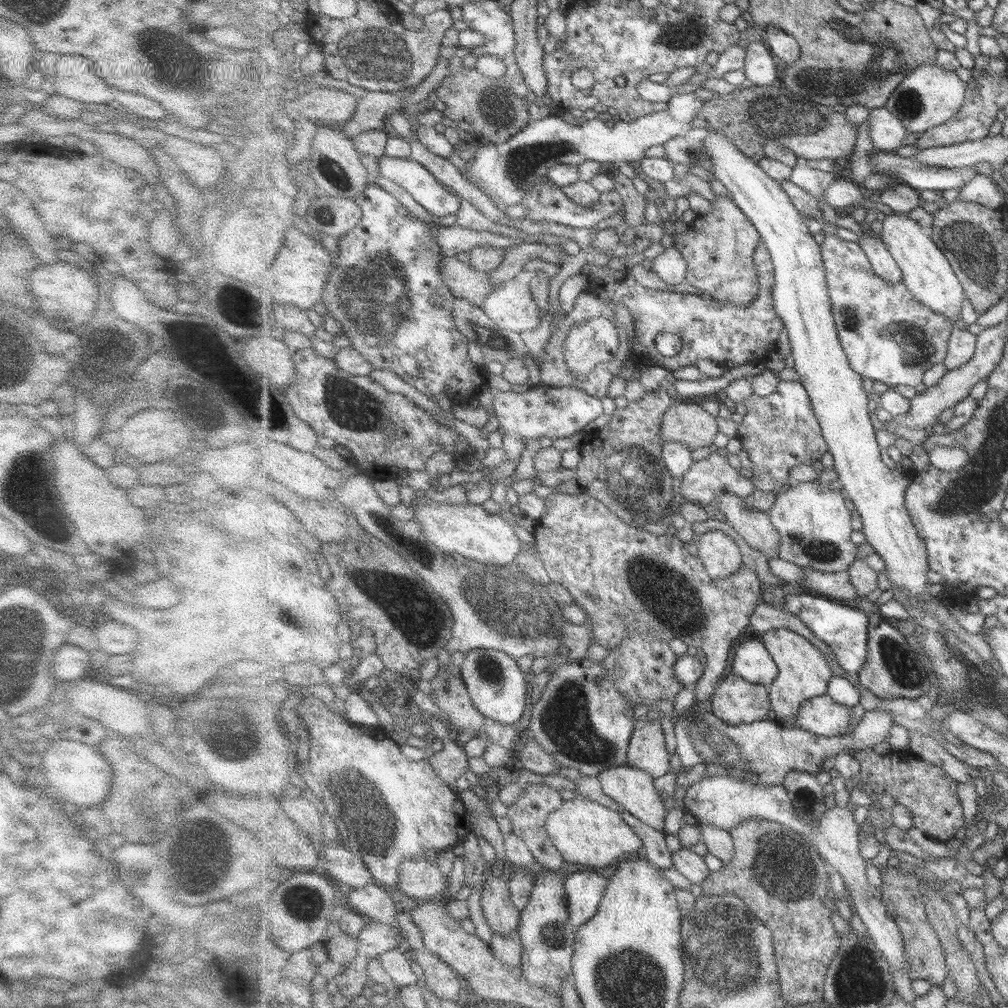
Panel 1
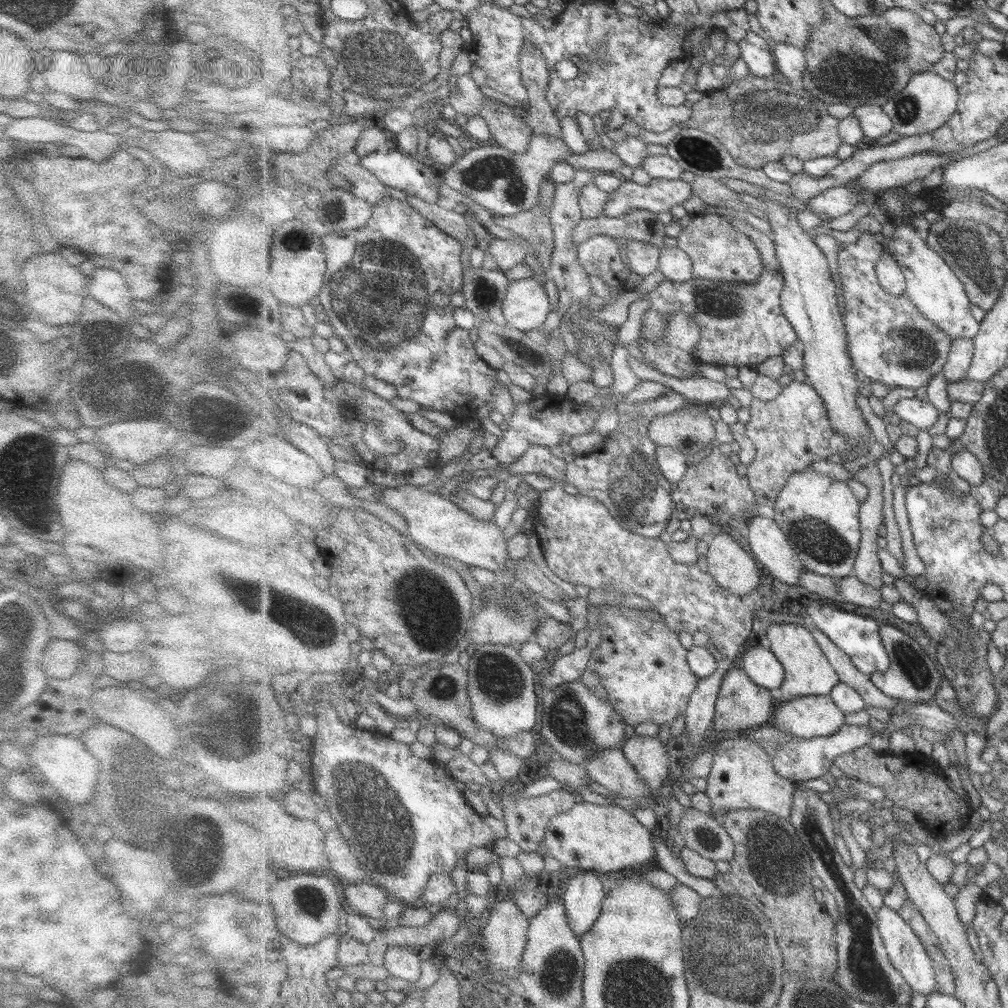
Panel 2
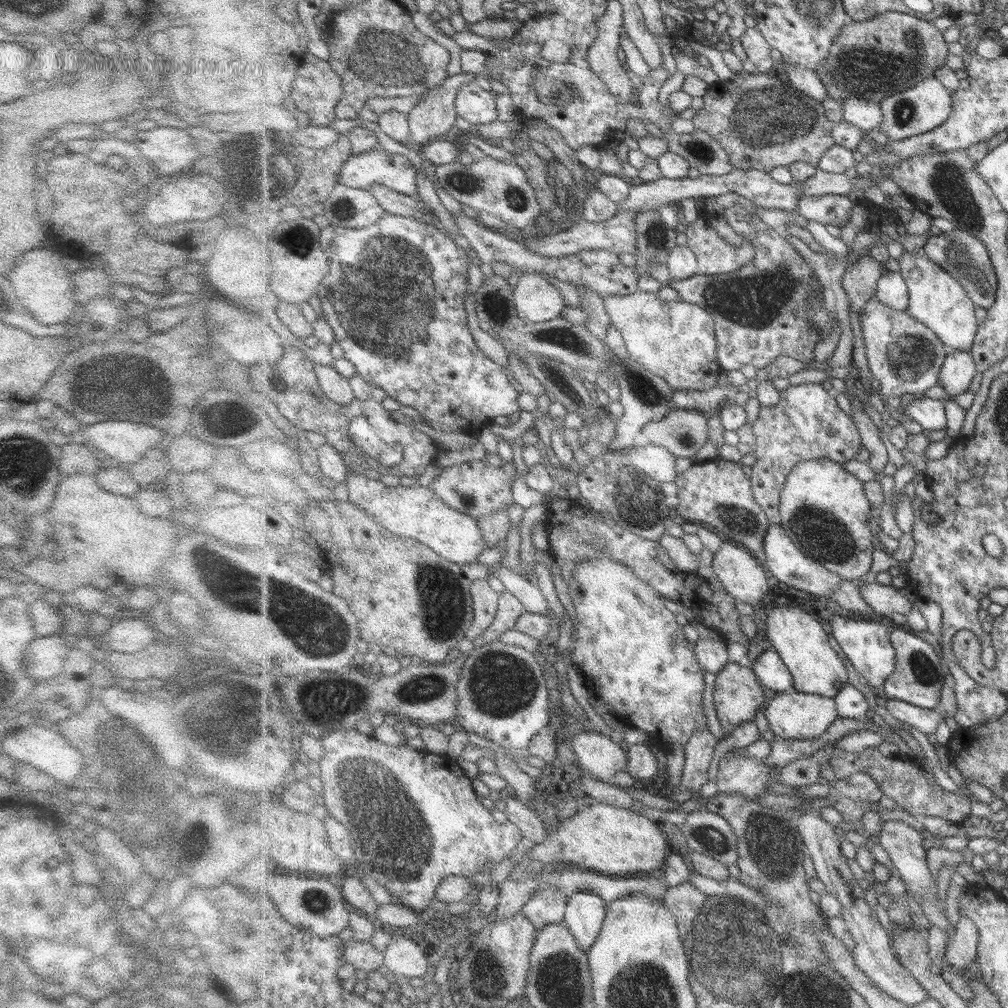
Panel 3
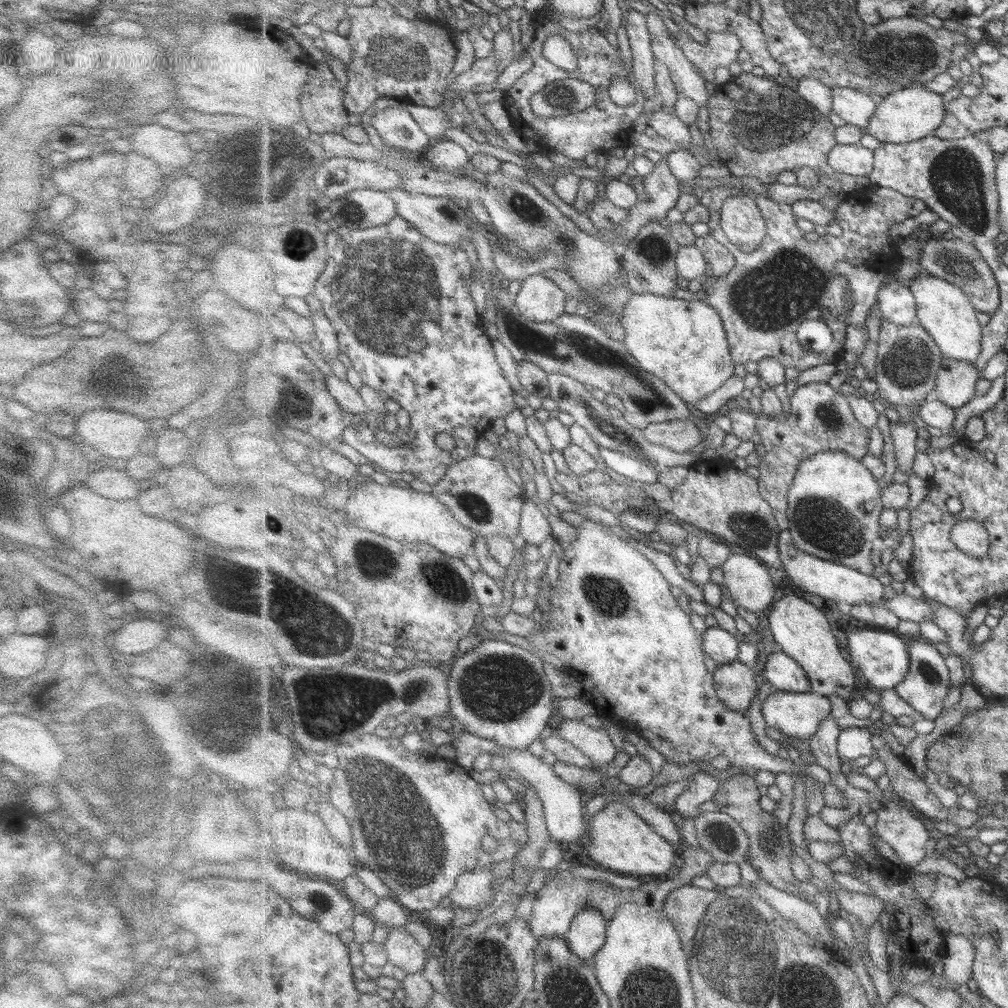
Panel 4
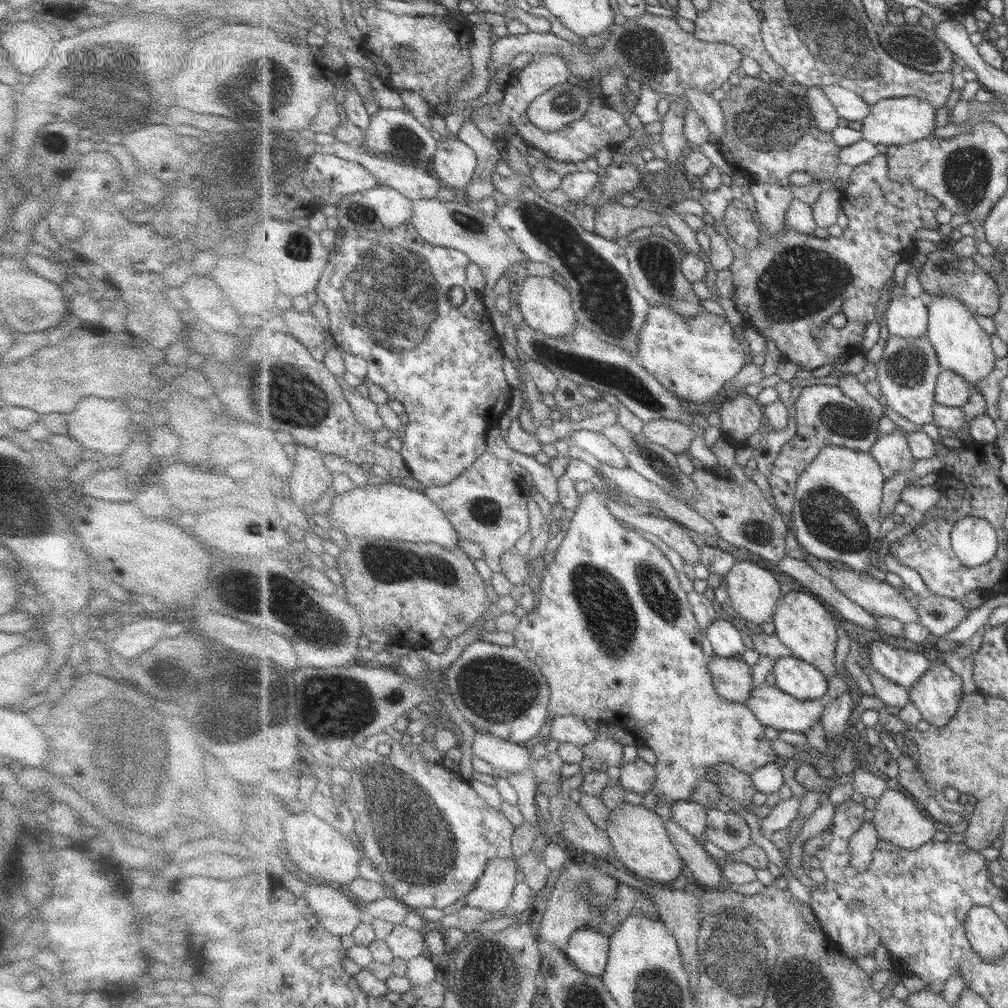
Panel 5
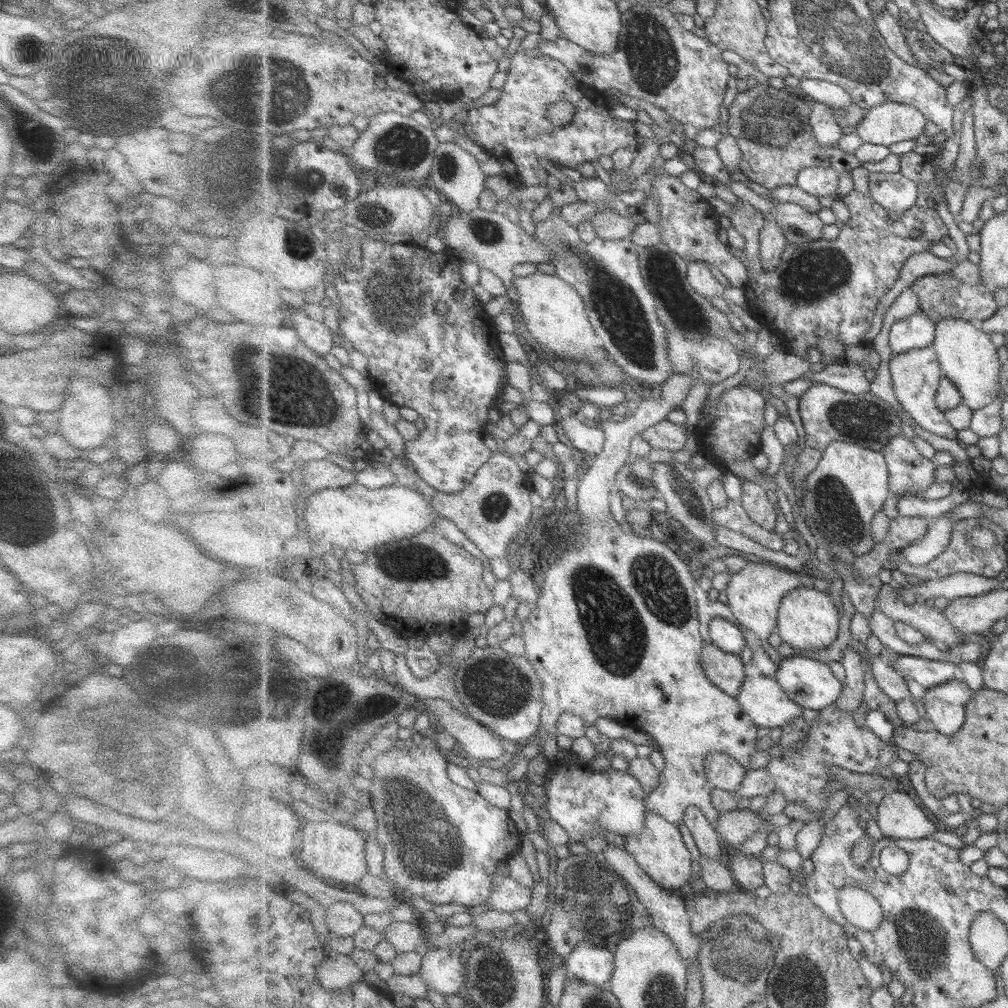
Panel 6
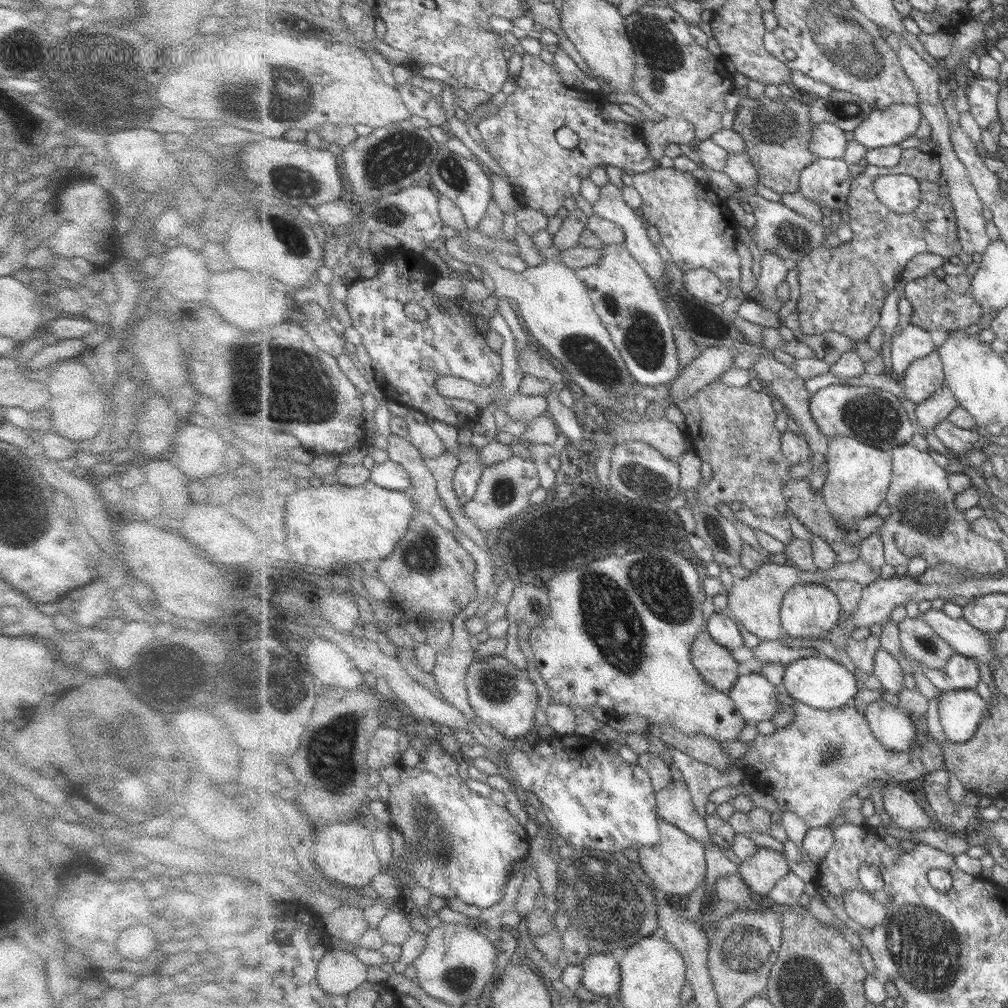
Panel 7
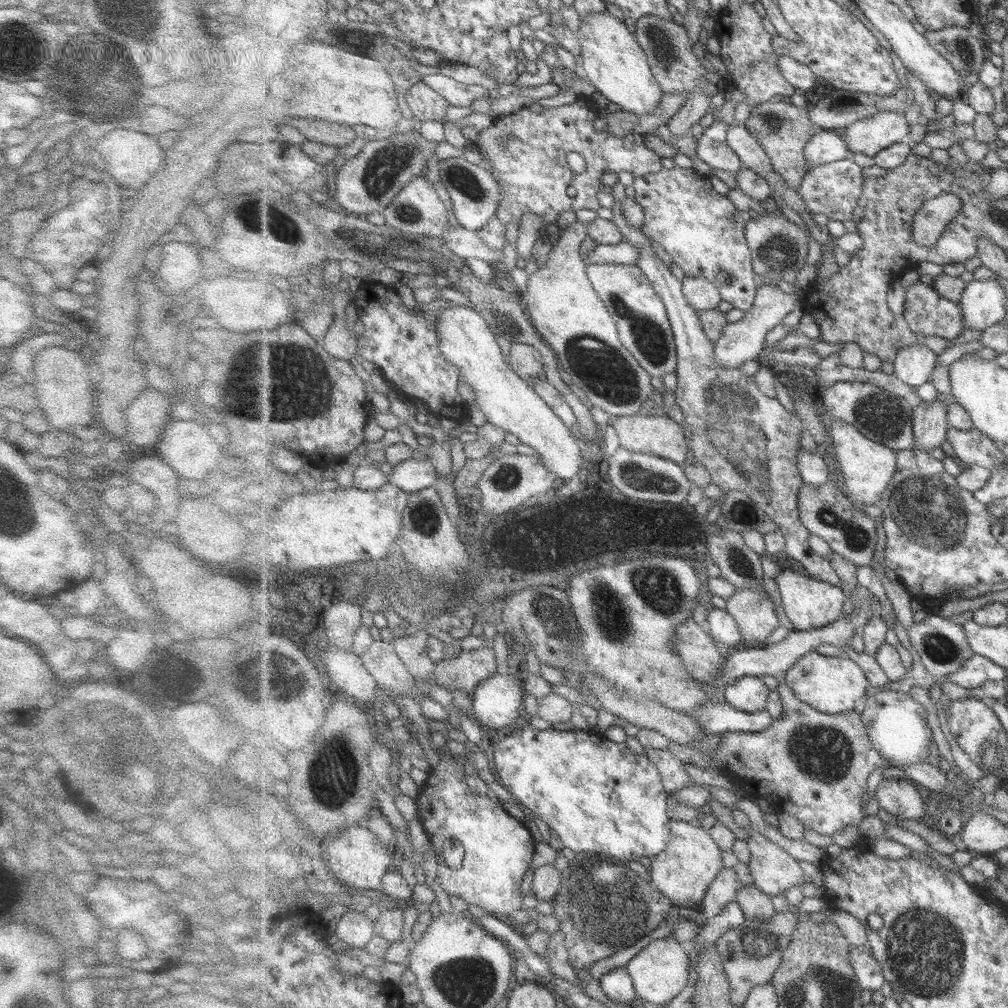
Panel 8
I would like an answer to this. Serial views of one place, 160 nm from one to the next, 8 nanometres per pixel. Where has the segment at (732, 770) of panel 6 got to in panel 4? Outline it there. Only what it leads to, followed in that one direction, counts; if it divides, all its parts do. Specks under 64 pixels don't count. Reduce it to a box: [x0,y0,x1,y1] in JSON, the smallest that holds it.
[712,774,809,899]

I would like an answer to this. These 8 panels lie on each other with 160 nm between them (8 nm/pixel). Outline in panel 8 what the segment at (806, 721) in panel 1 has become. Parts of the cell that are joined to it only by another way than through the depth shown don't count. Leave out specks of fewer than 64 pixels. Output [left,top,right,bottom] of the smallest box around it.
[724,676,770,712]

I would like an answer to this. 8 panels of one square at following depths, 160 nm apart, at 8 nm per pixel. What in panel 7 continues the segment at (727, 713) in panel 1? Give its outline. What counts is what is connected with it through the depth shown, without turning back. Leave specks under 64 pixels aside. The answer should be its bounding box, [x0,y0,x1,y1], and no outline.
[692,630,740,693]

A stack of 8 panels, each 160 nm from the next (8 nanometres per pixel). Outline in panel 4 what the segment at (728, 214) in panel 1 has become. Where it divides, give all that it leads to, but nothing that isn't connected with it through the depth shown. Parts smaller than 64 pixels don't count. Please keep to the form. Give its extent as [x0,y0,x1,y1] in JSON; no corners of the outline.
[695,233,735,278]

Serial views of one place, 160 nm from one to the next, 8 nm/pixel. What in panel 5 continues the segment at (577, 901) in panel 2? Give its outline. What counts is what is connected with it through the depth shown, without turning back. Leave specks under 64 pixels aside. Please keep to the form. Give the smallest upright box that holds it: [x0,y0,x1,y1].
[565,926,610,977]

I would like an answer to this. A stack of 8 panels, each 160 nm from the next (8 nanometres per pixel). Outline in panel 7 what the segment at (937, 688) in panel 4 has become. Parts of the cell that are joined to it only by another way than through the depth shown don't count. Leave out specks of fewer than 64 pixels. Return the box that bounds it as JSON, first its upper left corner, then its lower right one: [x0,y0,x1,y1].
[938,690,990,741]

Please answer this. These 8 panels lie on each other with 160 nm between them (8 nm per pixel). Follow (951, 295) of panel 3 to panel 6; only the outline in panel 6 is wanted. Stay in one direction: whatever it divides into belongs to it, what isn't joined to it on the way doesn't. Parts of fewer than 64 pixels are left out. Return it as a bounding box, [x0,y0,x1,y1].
[932,319,1001,410]

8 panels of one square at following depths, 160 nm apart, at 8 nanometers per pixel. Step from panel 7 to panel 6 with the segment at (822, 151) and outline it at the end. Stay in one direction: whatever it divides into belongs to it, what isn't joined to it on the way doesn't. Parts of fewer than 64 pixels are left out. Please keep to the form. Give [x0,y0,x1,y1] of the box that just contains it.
[810,101,846,146]

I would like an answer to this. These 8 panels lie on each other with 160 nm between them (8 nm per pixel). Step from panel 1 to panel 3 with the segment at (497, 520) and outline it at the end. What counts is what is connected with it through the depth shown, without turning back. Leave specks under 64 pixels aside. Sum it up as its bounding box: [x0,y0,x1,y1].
[346,471,488,565]

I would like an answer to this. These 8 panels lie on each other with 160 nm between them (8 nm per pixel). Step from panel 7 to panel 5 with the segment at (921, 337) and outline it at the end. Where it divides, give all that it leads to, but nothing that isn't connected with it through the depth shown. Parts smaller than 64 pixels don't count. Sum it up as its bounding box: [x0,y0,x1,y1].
[886,293,931,339]

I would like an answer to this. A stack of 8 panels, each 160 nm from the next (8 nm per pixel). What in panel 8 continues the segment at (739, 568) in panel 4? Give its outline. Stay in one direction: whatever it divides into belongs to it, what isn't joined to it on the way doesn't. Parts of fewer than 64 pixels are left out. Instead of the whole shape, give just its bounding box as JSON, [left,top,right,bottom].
[726,590,779,645]

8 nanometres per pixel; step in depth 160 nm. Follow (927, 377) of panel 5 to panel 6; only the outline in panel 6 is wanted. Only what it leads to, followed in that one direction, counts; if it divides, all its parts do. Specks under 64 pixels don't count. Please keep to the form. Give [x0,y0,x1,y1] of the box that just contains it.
[889,346,959,440]

